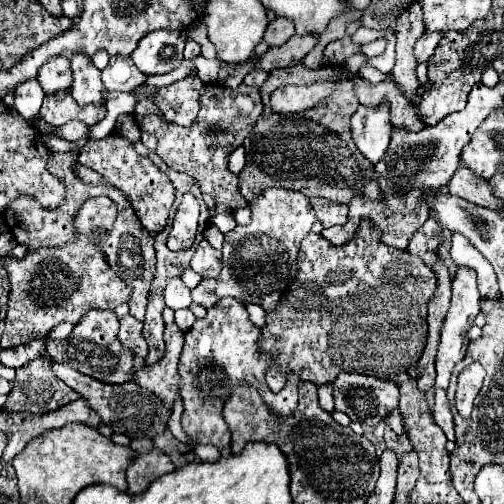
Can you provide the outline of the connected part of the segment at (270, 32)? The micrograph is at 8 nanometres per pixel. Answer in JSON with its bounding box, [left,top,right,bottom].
[264,17,294,47]

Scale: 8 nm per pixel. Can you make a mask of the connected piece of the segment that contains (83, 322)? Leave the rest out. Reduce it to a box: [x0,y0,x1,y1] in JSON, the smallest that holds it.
[46,309,134,383]

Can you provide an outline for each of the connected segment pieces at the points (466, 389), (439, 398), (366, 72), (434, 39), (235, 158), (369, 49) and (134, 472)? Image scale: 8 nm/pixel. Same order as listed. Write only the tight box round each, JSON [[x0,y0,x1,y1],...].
[[456,363,484,417],[432,389,454,441],[362,65,392,83],[414,33,442,63],[230,147,246,173],[362,39,386,57],[126,449,176,495]]

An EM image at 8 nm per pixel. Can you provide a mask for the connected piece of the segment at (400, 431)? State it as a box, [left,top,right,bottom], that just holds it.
[386,411,406,435]

